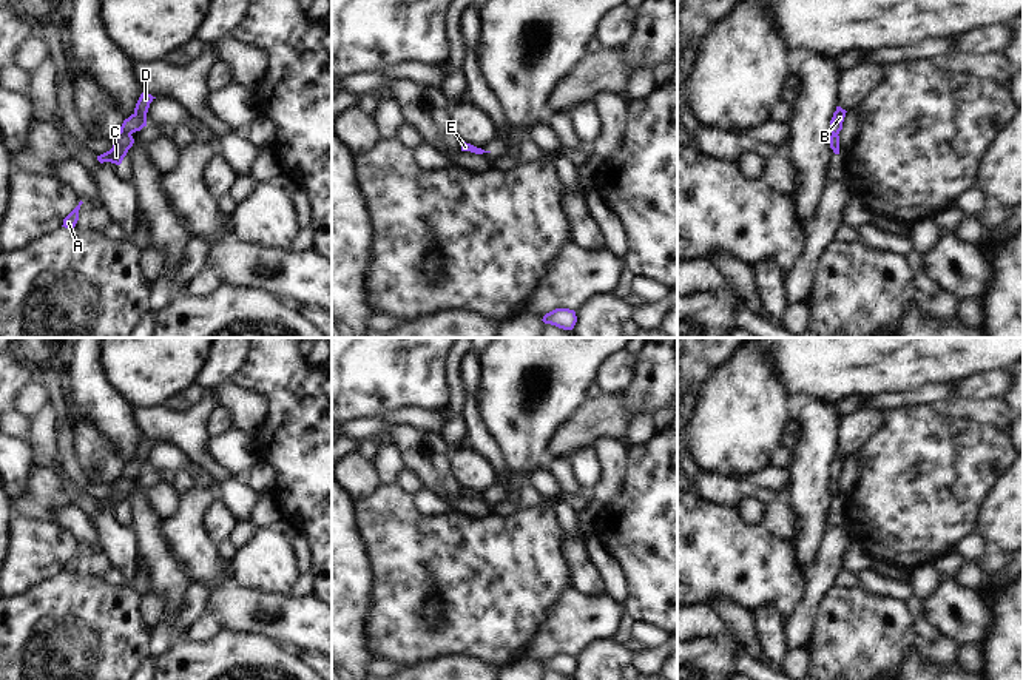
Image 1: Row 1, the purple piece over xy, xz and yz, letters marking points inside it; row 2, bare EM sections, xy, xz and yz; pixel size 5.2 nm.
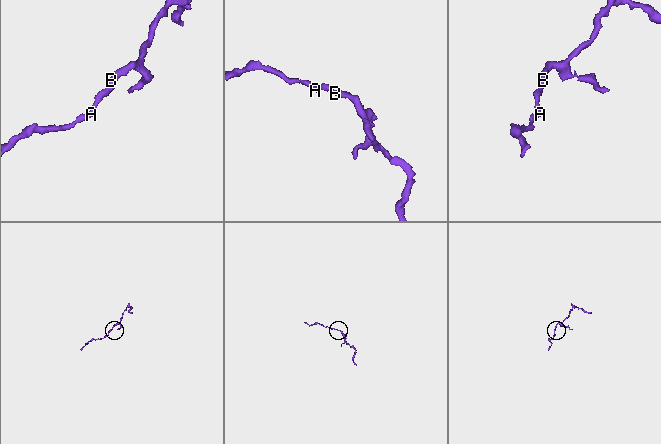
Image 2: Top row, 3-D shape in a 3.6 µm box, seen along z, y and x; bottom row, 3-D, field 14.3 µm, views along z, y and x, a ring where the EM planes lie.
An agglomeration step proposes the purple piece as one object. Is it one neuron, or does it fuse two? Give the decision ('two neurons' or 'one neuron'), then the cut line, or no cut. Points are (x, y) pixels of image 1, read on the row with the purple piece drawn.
one neuron; no cut

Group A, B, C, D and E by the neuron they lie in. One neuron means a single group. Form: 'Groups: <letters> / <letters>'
Groups: A B C D E

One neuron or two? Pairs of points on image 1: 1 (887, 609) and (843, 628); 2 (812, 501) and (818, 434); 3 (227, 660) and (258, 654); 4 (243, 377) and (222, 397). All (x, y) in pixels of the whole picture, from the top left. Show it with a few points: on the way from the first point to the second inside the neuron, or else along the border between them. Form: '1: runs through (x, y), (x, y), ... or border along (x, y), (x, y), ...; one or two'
1: runs through (877, 619), (867, 628), (854, 628); one
2: runs through (812, 484), (812, 455), (815, 451); one
3: runs through (235, 660), (250, 660); one
4: border along (230, 380), (256, 390), (267, 401); two

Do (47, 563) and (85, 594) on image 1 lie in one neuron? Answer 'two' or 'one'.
two

